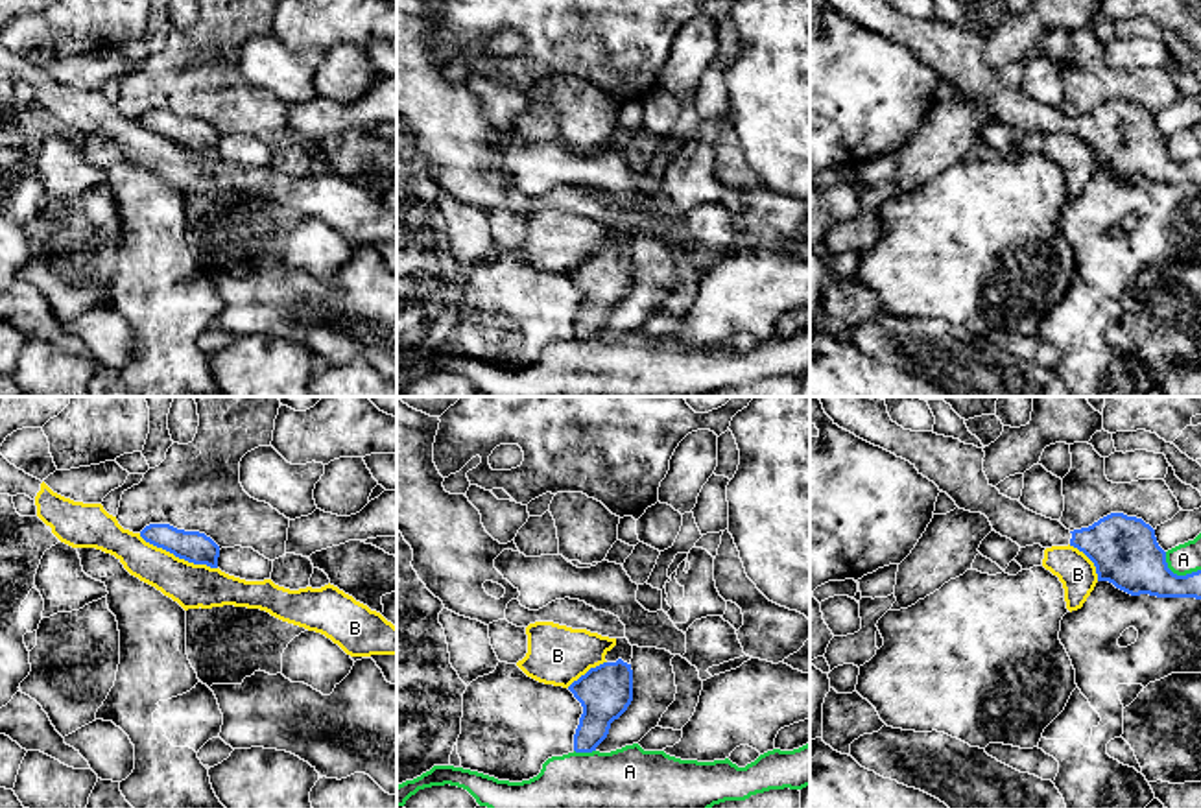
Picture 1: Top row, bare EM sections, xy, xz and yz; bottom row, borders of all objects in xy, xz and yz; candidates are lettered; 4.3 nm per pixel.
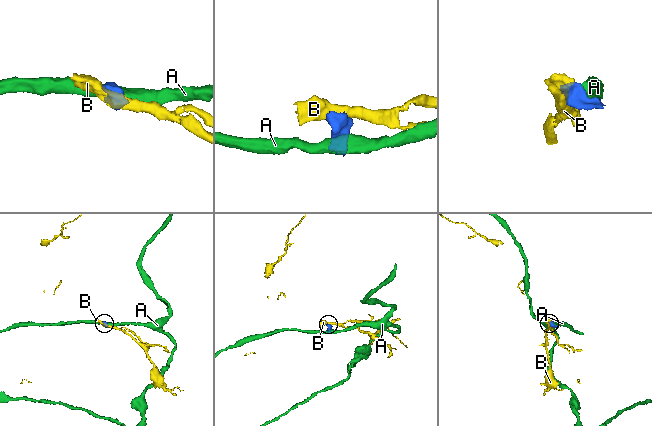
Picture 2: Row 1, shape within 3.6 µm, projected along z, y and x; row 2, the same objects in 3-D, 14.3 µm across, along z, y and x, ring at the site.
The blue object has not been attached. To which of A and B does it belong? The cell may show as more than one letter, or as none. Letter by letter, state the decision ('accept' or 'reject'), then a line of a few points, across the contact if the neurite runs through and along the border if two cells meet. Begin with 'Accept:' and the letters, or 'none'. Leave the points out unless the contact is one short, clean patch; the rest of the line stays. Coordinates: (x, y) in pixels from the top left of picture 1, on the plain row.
Accept: none
A: reject | yz (1165, 139), (1165, 148), (1174, 159), (1190, 161), (1200, 157)
B: reject

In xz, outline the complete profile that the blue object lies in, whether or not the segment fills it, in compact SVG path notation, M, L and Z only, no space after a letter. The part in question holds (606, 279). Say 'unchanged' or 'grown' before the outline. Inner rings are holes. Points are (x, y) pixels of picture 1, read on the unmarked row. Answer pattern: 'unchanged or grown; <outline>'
grown; M616 225L605 249L590 255L574 267L568 277L581 290L583 301L574 321L576 339L592 339L607 325L611 310L618 306L633 288L633 232Z

